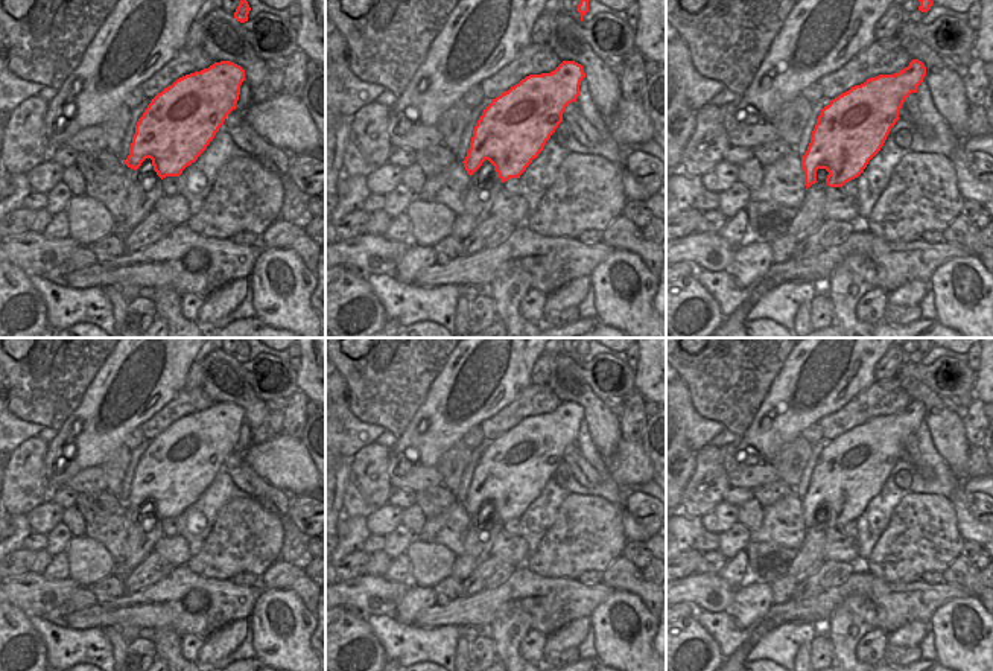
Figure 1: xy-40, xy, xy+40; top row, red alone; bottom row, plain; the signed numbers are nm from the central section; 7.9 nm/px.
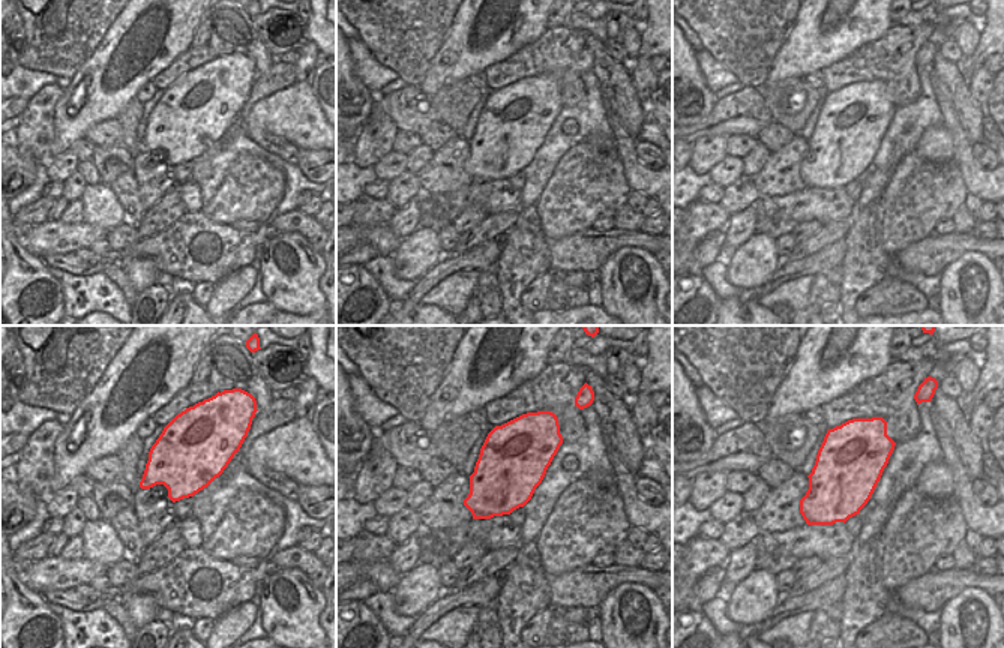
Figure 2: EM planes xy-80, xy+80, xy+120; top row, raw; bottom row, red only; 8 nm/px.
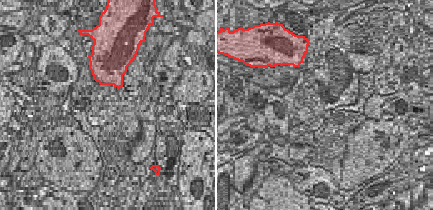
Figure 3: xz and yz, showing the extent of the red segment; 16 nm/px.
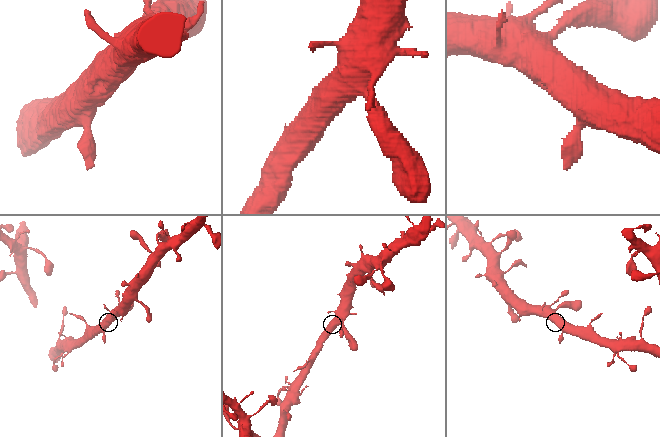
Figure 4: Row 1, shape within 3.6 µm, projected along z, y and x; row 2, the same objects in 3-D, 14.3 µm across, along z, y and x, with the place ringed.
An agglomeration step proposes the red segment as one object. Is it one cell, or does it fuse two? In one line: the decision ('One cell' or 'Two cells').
One cell

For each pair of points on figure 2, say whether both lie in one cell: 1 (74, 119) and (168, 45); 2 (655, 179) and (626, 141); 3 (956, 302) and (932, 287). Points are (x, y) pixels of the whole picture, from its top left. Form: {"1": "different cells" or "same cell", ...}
{"1": "same cell", "2": "same cell", "3": "different cells"}

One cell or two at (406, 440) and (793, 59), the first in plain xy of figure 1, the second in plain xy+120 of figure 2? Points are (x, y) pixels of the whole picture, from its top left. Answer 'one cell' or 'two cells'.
one cell

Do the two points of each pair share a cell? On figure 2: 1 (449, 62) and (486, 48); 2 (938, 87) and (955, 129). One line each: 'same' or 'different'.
1: same
2: same

